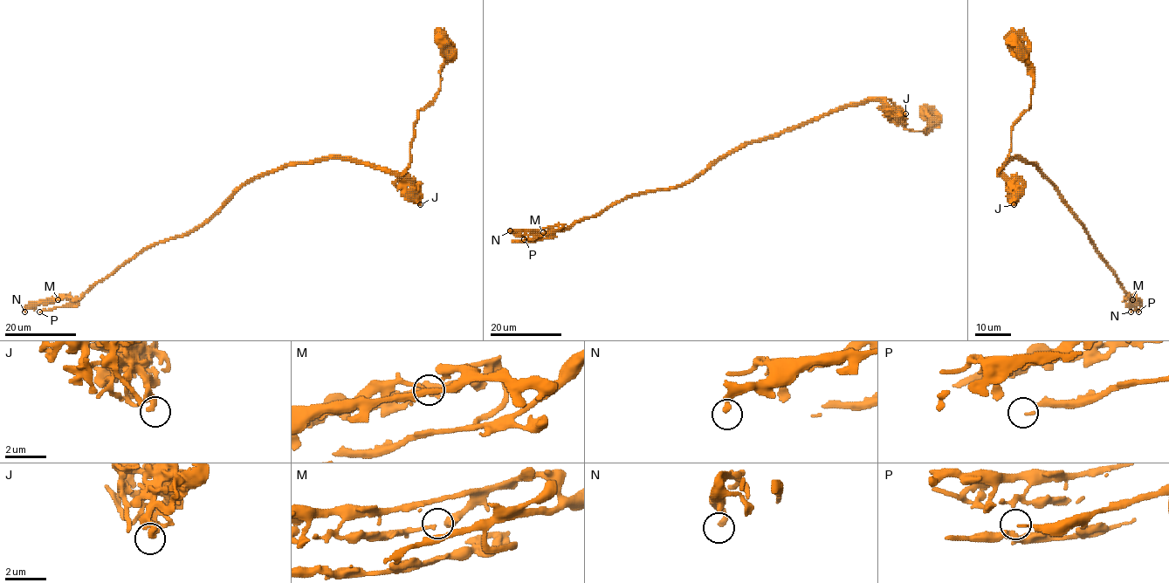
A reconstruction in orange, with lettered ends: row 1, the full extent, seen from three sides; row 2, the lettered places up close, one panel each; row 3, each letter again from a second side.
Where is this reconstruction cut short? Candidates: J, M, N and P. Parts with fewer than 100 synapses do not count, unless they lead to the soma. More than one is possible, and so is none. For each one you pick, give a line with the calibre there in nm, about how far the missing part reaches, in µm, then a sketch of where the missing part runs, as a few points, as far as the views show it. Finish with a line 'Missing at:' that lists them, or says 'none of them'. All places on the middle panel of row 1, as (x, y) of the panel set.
Missing at: none of them

